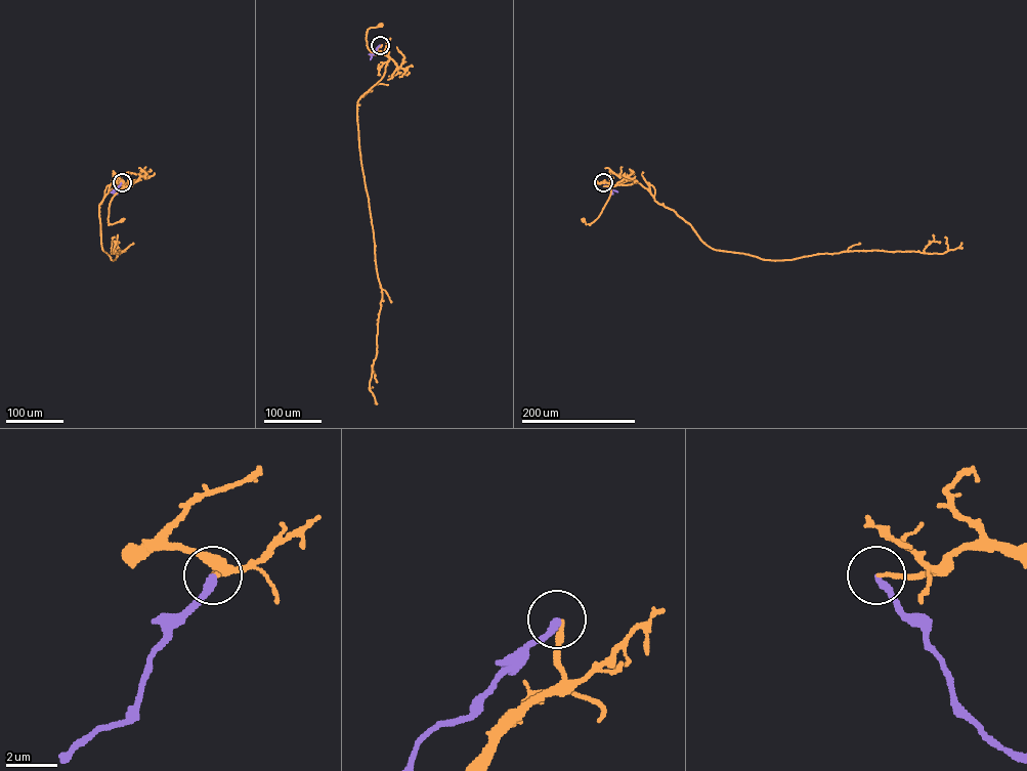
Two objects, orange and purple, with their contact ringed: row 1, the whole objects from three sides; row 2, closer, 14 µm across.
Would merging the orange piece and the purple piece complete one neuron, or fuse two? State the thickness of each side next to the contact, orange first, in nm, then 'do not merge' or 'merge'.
190/280 nm | do not merge

